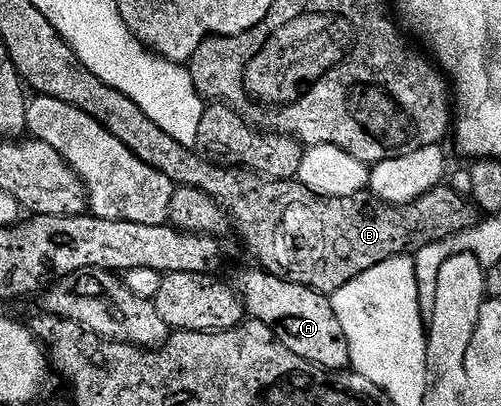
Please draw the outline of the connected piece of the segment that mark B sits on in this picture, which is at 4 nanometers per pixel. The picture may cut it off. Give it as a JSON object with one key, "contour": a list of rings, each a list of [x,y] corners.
{"contour":[[[64,36],[56,39],[34,39],[31,43],[31,76],[25,81],[36,96],[53,97],[81,109],[81,113],[93,117],[107,132],[117,137],[126,148],[153,169],[165,174],[176,186],[201,189],[213,197],[227,212],[232,228],[236,229],[246,249],[255,257],[262,270],[283,281],[293,281],[315,292],[330,295],[348,284],[353,277],[367,272],[381,261],[389,261],[398,255],[414,256],[415,253],[433,242],[444,241],[480,223],[481,212],[468,196],[457,193],[449,185],[440,185],[417,197],[411,203],[382,203],[369,191],[359,192],[349,197],[321,197],[313,193],[298,179],[266,179],[246,167],[226,165],[200,155],[194,148],[174,141],[156,122],[145,116],[135,101],[113,89],[97,78],[73,53],[70,42]]]}

